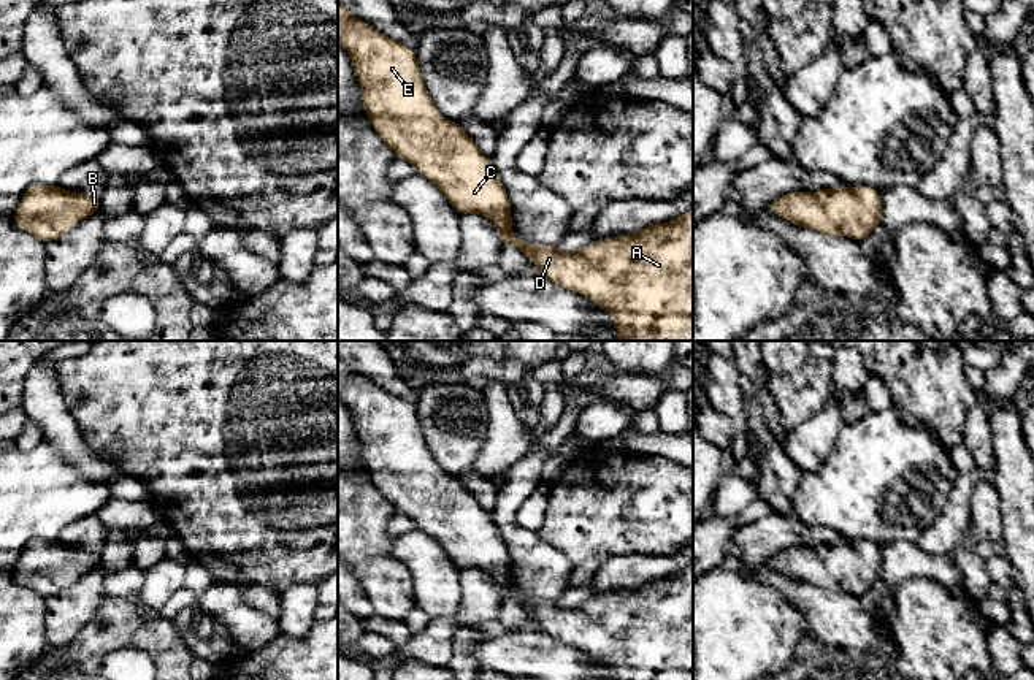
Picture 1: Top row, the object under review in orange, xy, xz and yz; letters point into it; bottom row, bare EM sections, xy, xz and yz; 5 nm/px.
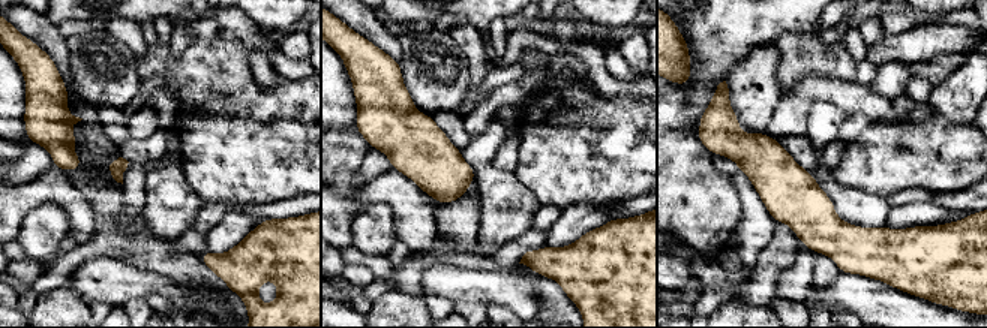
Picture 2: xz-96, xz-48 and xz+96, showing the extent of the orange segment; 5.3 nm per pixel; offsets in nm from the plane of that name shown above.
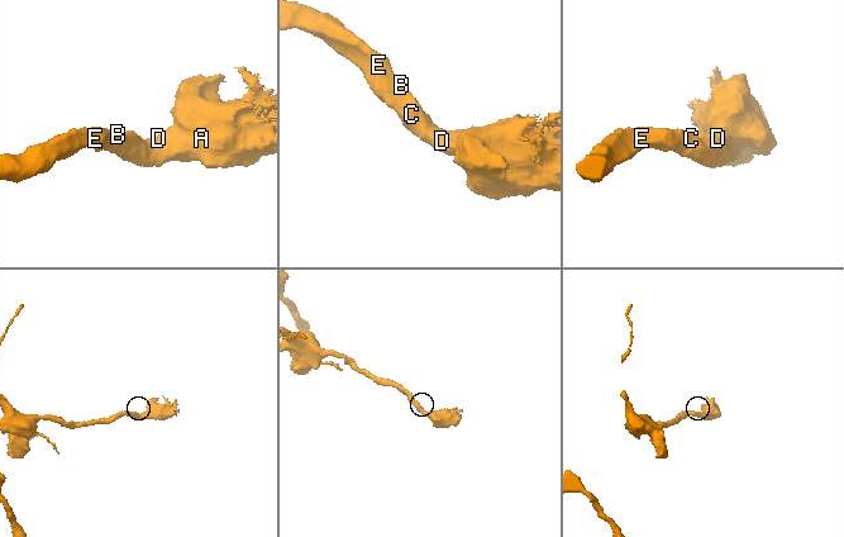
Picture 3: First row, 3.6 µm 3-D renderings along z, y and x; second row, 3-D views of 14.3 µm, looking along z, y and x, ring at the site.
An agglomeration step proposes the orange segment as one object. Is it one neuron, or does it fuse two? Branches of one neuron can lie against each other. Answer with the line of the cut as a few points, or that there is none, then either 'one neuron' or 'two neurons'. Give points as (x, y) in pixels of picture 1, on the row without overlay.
no cut | one neuron

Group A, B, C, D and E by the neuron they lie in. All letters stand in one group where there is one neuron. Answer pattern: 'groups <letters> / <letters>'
groups A B C D E

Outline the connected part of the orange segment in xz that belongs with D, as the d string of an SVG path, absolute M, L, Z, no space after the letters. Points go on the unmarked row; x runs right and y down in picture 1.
M338 357L338 398L349 407L357 431L363 463L371 483L382 496L416 523L416 528L433 537L460 569L479 567L496 583L501 601L520 604L528 617L539 623L539 629L566 645L576 647L604 664L615 680L693 680L693 563L669 577L658 577L641 583L634 590L614 590L601 598L588 598L574 609L565 609L555 601L544 601L515 594L512 590L511 556L490 512L484 510L474 495L466 490L460 477L439 471L427 447L416 406L382 390L368 377L355 372Z

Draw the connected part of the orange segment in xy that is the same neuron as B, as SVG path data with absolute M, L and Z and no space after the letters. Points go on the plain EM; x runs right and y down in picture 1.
M33 539L24 547L13 579L40 598L49 599L71 586L81 574L100 564L100 552L70 547L59 539Z

